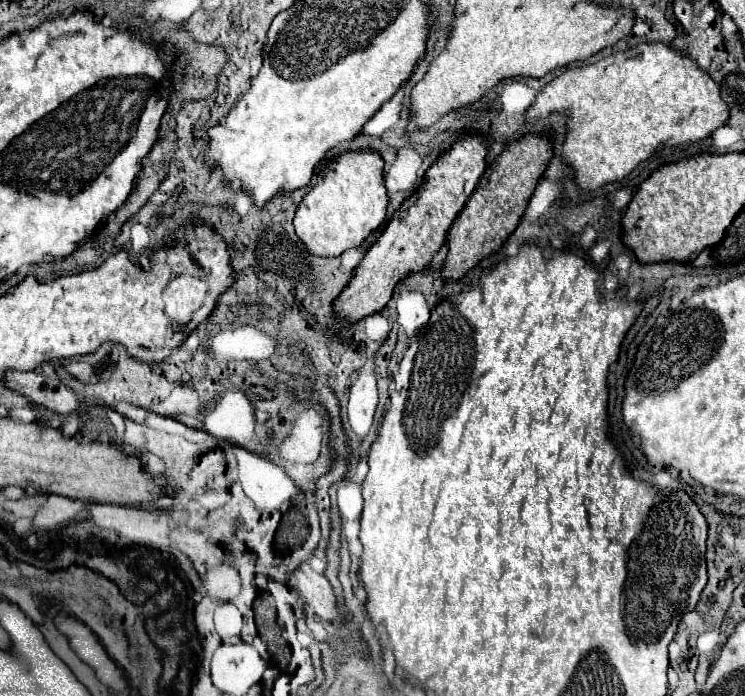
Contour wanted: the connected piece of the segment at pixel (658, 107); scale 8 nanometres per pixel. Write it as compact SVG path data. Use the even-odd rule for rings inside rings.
M645 42L623 52L615 52L587 66L565 70L549 82L529 108L529 118L547 116L549 112L567 112L567 138L563 158L573 166L577 184L583 190L597 190L607 182L623 180L641 160L657 148L669 144L689 144L707 138L729 120L729 106L721 100L717 82L695 64L693 58L663 42Z

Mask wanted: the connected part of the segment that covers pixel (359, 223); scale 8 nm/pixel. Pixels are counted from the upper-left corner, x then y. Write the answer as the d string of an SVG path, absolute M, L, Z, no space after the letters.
M371 148L345 152L321 166L317 184L307 192L297 208L293 220L295 232L311 254L339 256L349 248L357 248L375 228L381 226L387 204L389 196L383 180L383 158L379 152Z

